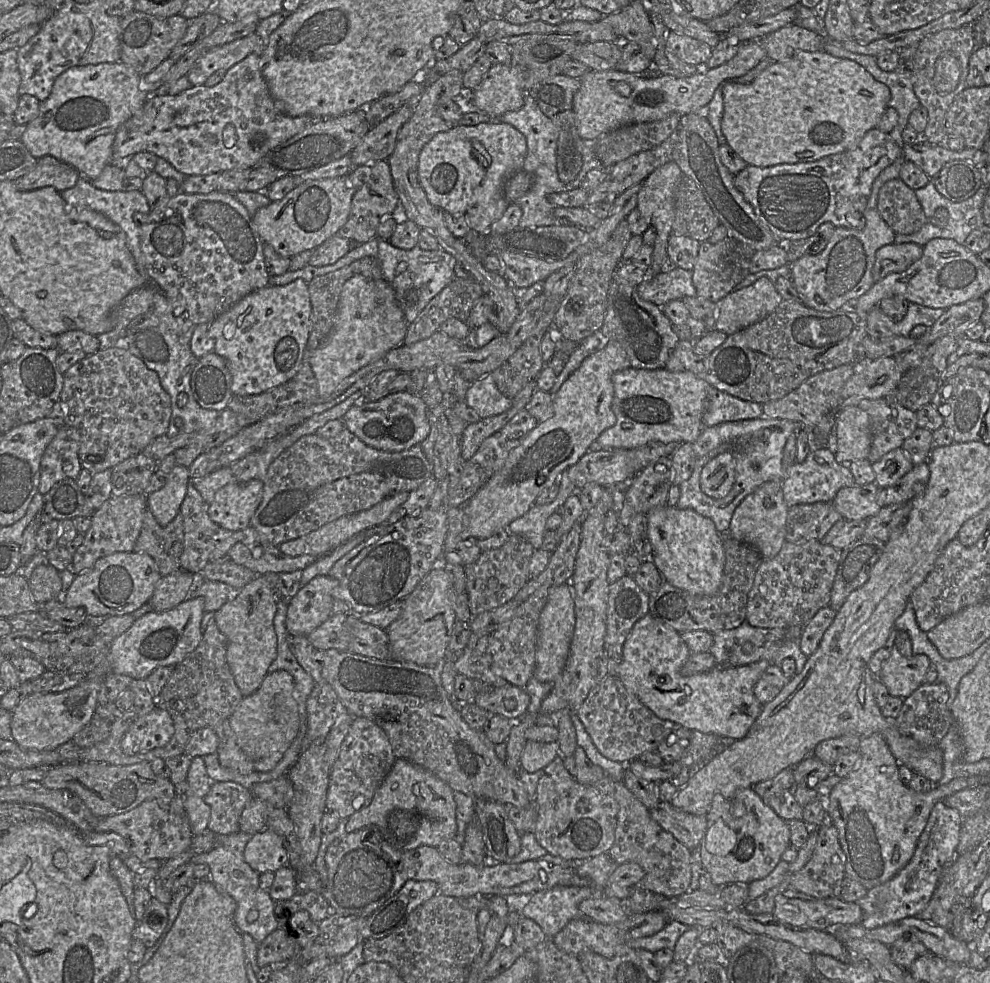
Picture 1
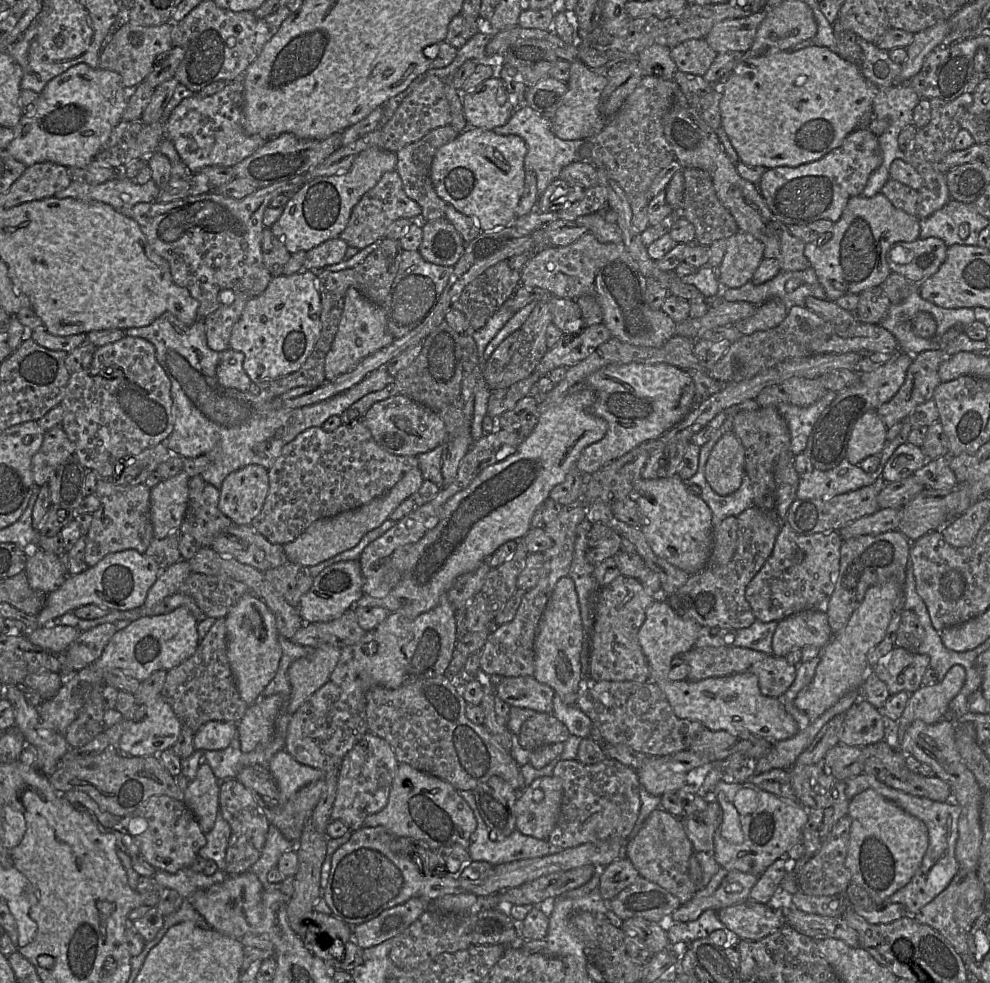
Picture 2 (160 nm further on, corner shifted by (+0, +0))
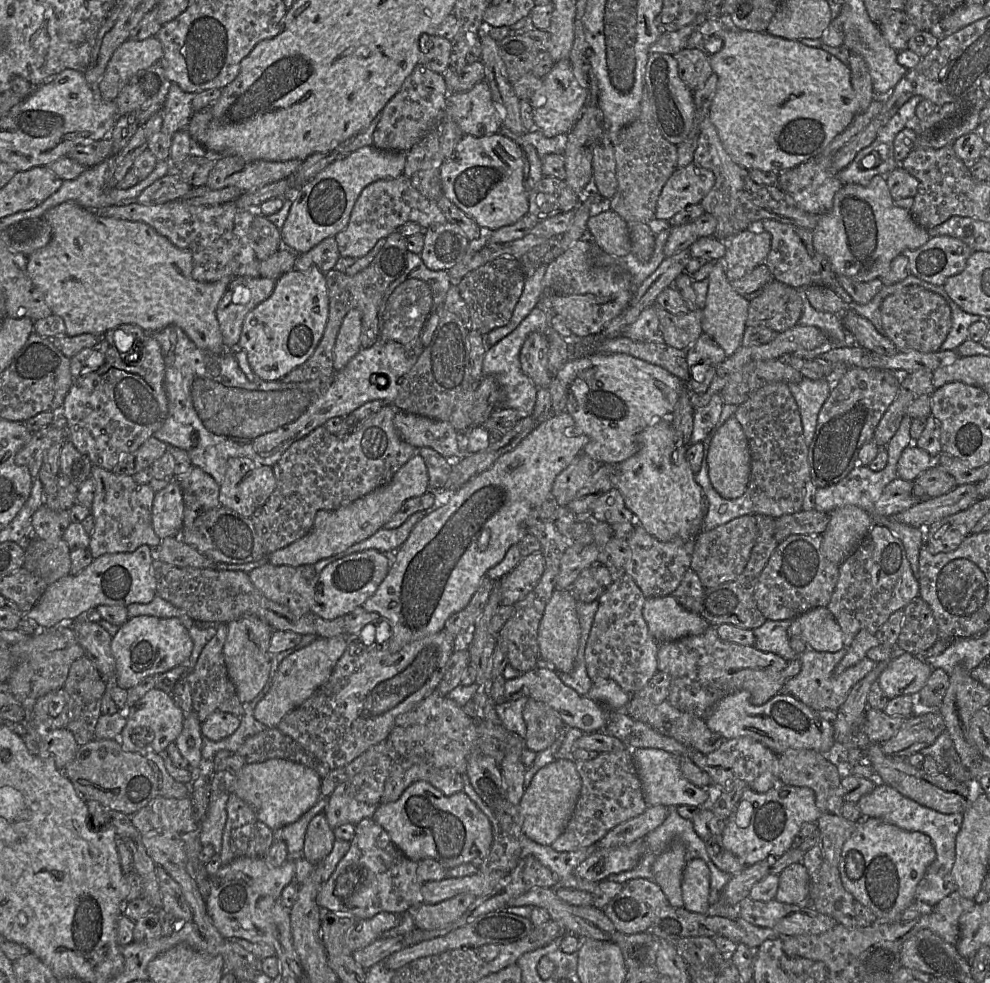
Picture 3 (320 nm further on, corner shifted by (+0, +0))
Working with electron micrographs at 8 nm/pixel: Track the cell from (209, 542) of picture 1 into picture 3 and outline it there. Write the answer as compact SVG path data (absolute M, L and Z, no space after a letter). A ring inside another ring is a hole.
M192 466L185 475L175 479L181 487L184 502L183 528L191 526L205 511L220 505L220 485L200 467Z

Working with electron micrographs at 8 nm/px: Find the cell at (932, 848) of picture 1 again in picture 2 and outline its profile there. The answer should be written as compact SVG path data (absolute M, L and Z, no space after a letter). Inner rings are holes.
M865 773L847 779L845 783L845 794L849 800L867 789L873 789L907 813L919 818L925 823L928 830L929 843L921 866L907 885L896 891L886 900L888 903L900 903L904 905L907 915L915 915L947 888L960 869L956 859L955 849L958 839L958 820L961 815L961 807L953 801L936 802L928 798L906 794Z

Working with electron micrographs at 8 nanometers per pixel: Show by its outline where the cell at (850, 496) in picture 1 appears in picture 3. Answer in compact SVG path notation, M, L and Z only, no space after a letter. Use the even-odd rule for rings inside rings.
M934 464L913 481L913 494L918 499L930 499L944 495L956 486L954 477Z

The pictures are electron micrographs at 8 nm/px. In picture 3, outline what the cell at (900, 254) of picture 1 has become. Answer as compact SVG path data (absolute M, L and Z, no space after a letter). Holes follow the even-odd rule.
M931 237L915 250L904 250L912 275L933 285L943 286L948 277L962 272L974 250L958 238Z

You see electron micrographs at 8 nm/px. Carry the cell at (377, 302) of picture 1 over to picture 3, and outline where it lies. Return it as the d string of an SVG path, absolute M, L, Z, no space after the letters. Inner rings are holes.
M351 309L344 317L333 349L334 371L343 369L360 351L362 314L358 309Z

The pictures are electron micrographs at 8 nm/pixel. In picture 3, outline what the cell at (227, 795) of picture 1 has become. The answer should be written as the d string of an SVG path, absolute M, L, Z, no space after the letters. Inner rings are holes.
M229 793L226 810L227 821L220 852L222 865L242 857L265 859L274 841L274 831L261 822L253 809L234 793Z

